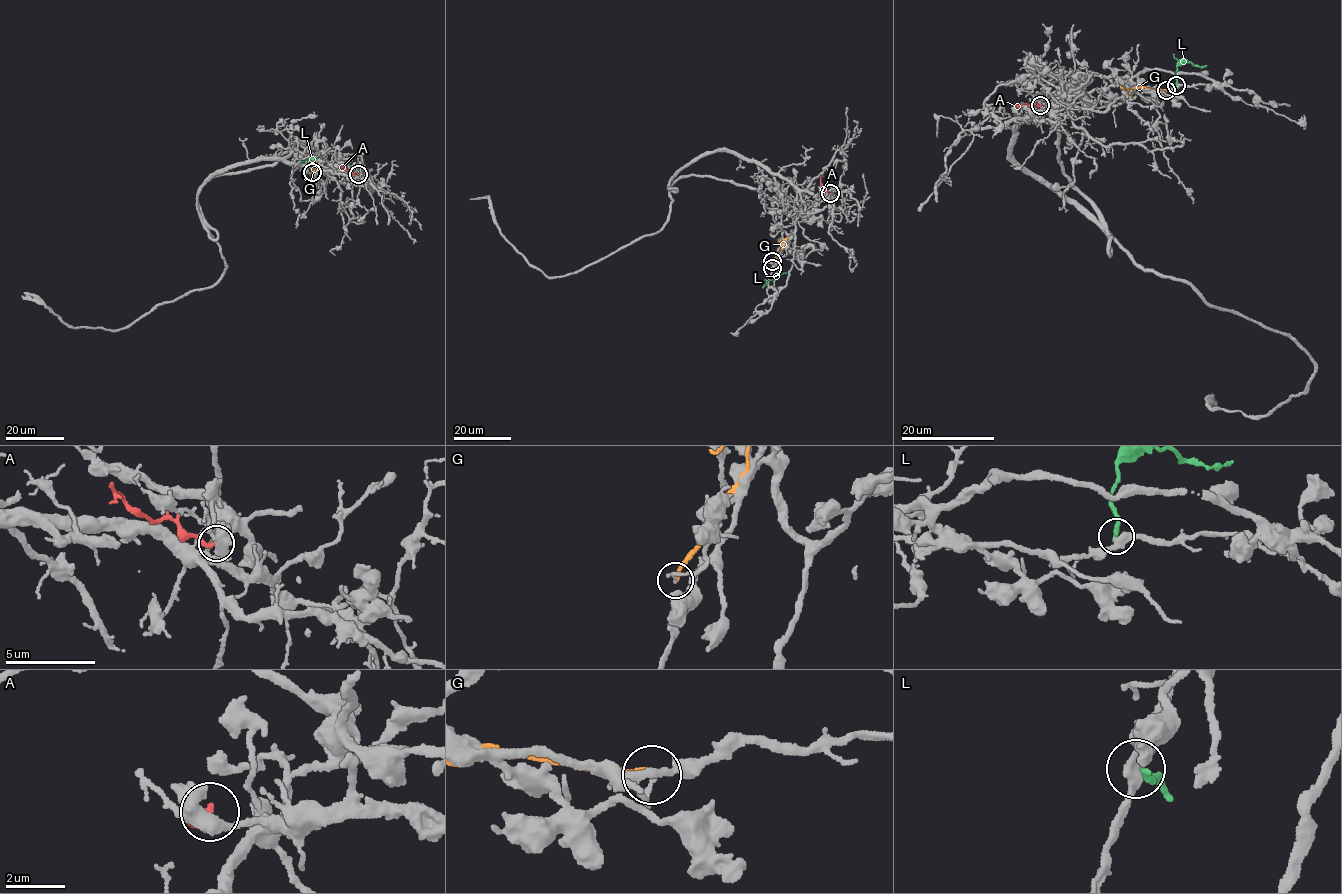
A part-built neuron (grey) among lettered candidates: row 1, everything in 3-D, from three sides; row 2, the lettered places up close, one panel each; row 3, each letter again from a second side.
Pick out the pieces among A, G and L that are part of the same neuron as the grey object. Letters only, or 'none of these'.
none of these

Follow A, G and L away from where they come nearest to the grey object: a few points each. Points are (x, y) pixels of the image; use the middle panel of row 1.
A: (830, 193), (820, 183), (821, 174)
G: (772, 261), (784, 243), (783, 240), (777, 241)
L: (773, 268), (777, 272), (763, 287)

